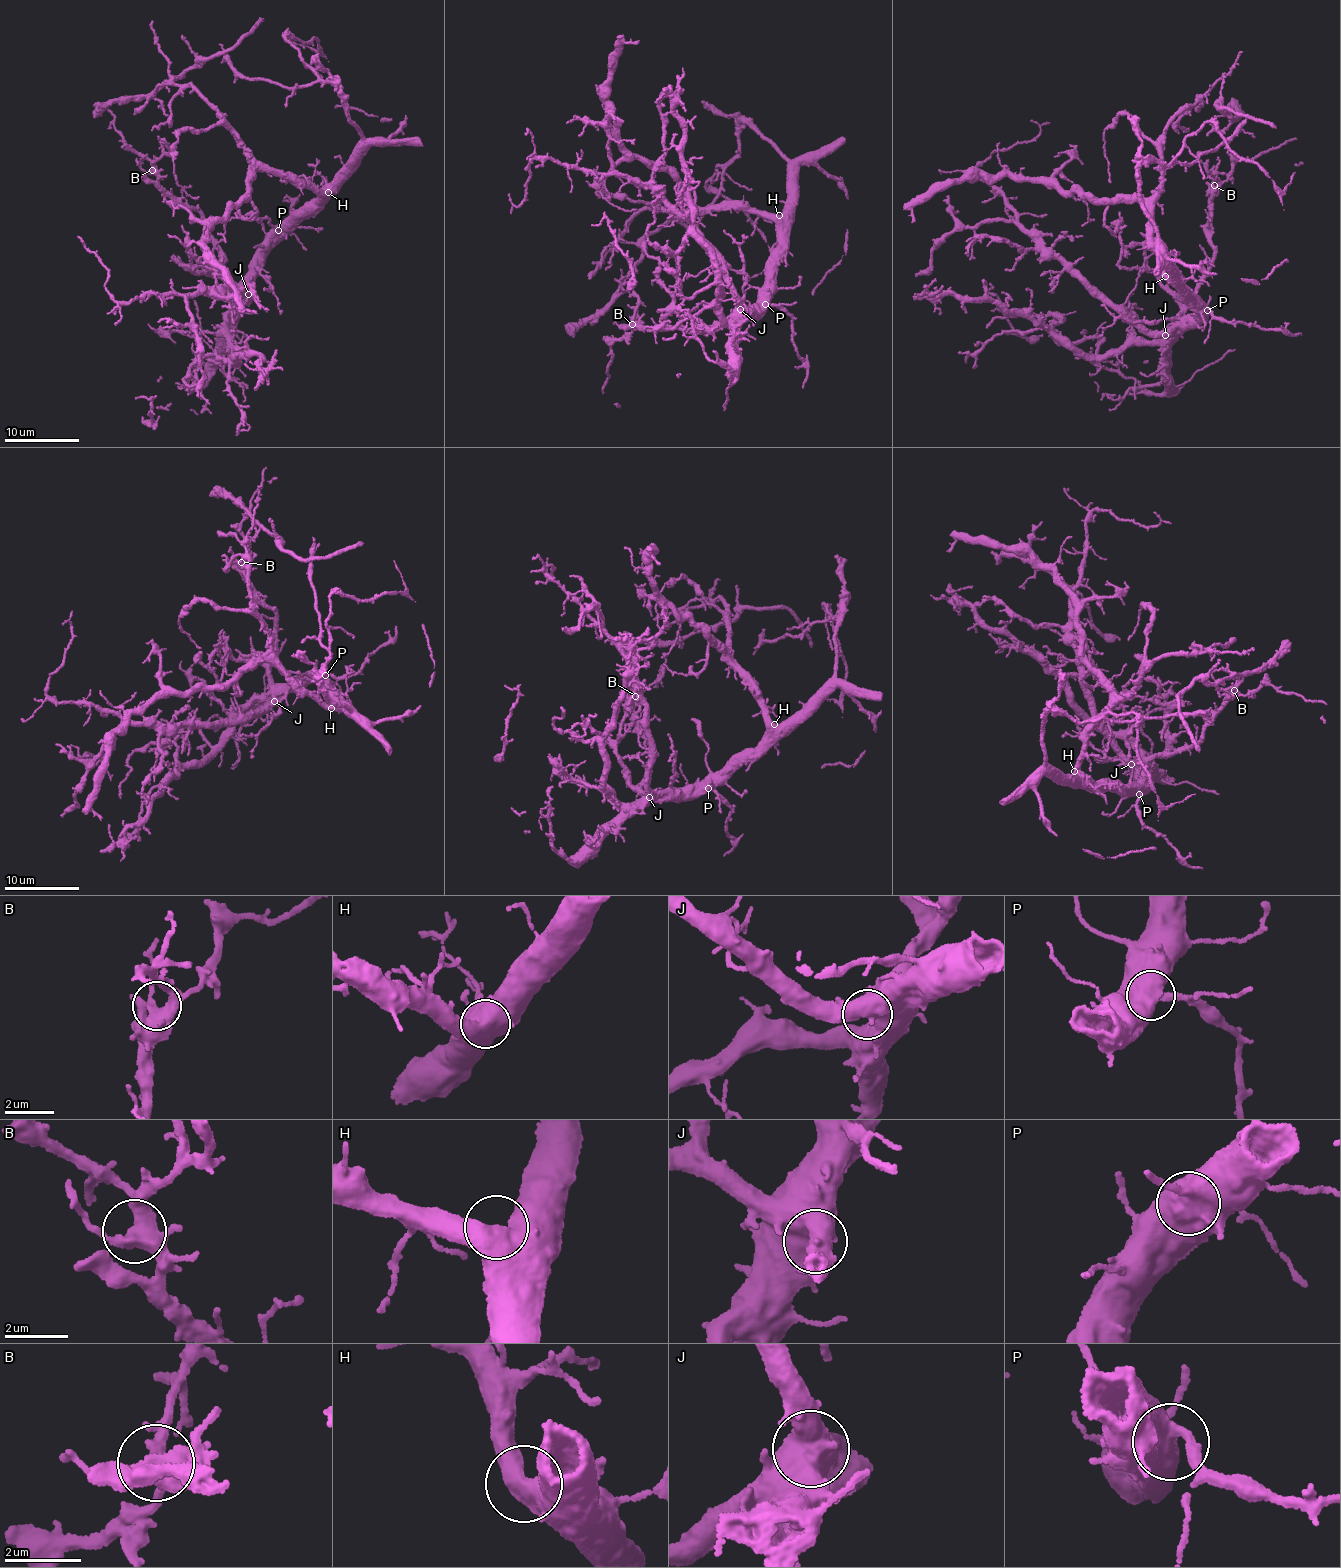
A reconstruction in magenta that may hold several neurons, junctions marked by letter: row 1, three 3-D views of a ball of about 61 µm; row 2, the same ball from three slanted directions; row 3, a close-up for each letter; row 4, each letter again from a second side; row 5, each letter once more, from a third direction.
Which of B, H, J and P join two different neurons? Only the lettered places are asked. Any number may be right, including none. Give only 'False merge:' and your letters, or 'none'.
False merge: none

